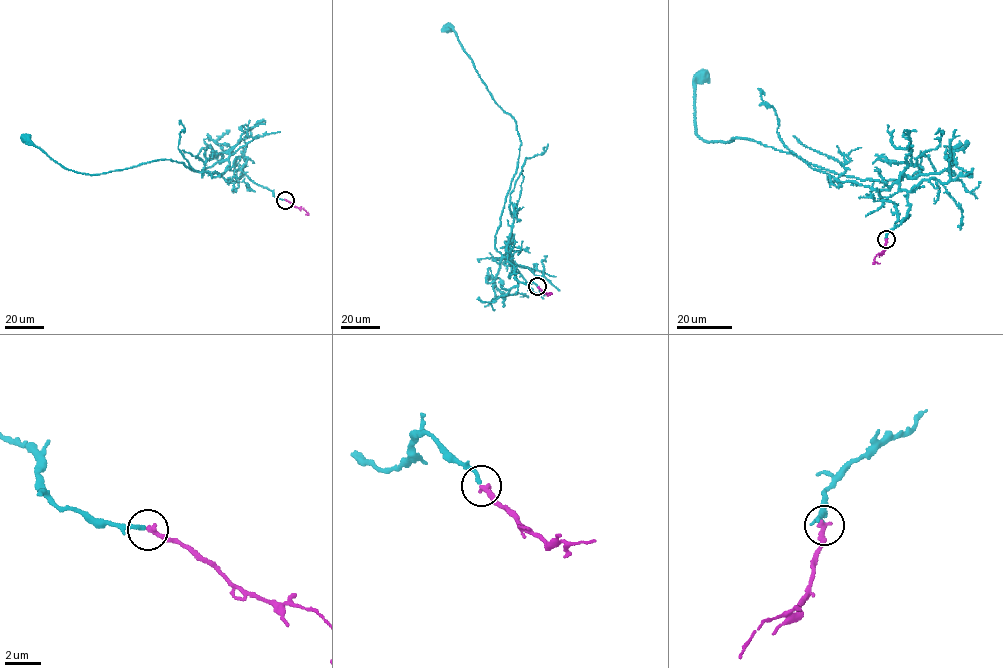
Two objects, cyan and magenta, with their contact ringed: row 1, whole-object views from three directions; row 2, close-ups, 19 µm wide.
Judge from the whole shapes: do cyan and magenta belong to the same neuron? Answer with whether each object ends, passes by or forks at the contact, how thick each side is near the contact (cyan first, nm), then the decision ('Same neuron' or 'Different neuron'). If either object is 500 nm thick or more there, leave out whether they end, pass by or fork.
At the ring cyan ends. At the ring magenta ends. Thickness 200 nm (cyan) against 280 nm. Same neuron

